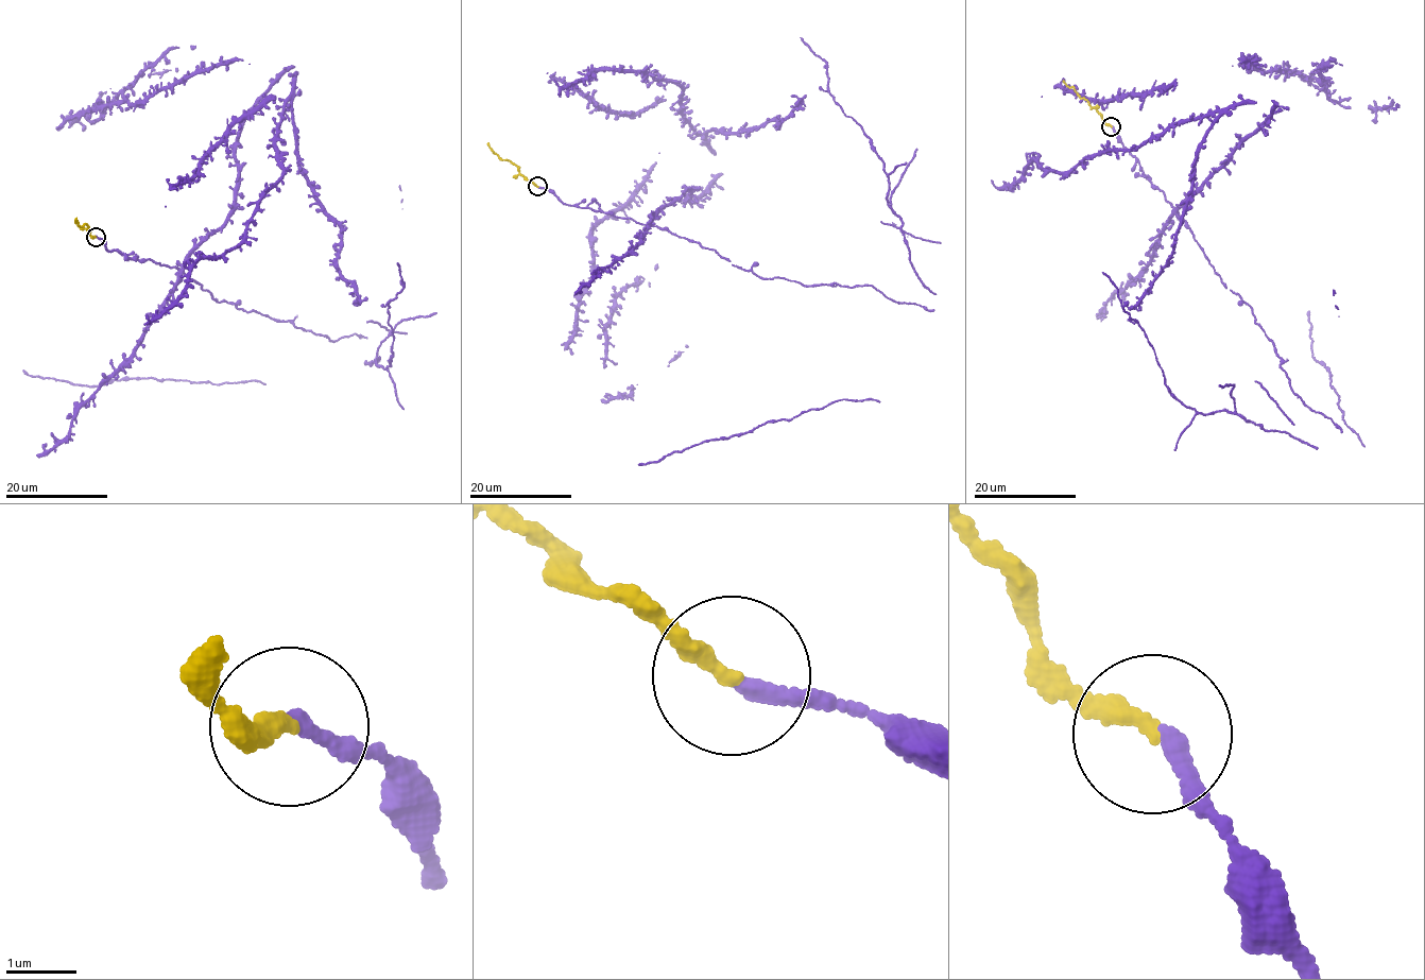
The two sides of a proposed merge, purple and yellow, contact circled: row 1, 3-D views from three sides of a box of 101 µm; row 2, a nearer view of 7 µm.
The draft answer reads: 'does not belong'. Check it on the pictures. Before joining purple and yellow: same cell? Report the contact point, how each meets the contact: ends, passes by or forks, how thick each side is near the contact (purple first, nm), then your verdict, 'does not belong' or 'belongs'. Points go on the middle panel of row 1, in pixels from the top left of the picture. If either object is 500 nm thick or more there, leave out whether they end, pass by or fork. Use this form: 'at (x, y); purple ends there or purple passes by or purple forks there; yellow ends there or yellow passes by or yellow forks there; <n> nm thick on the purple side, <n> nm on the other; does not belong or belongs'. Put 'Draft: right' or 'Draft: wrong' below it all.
at (537, 186); purple ends there; yellow ends there; 200 nm thick on the purple side, 260 nm on the other; belongs
Draft: wrong

